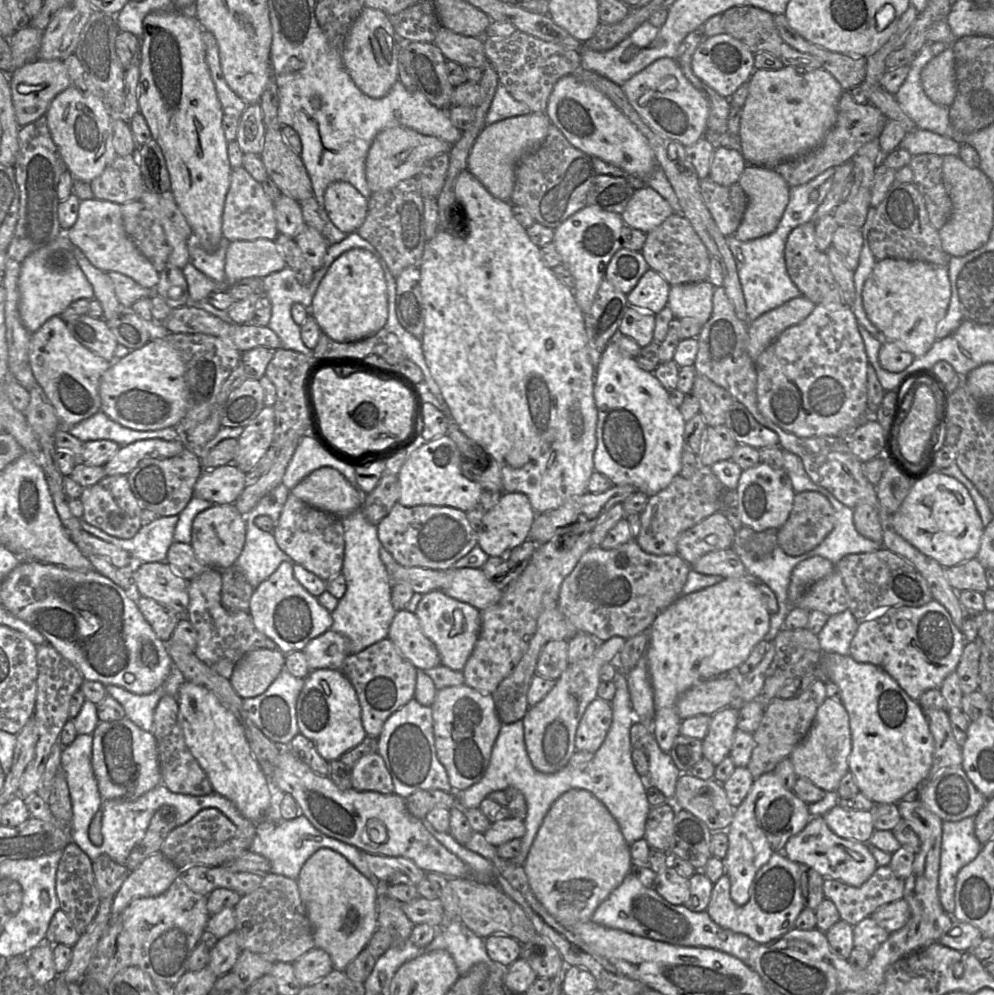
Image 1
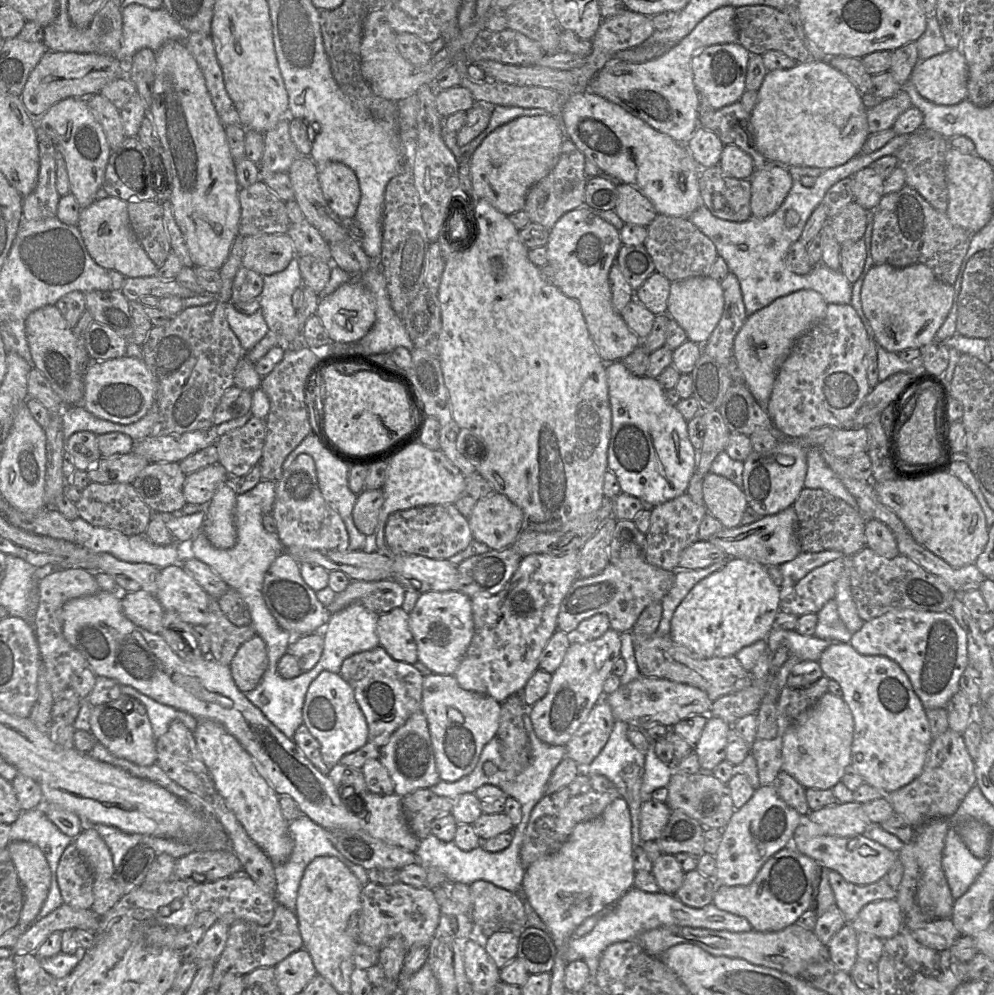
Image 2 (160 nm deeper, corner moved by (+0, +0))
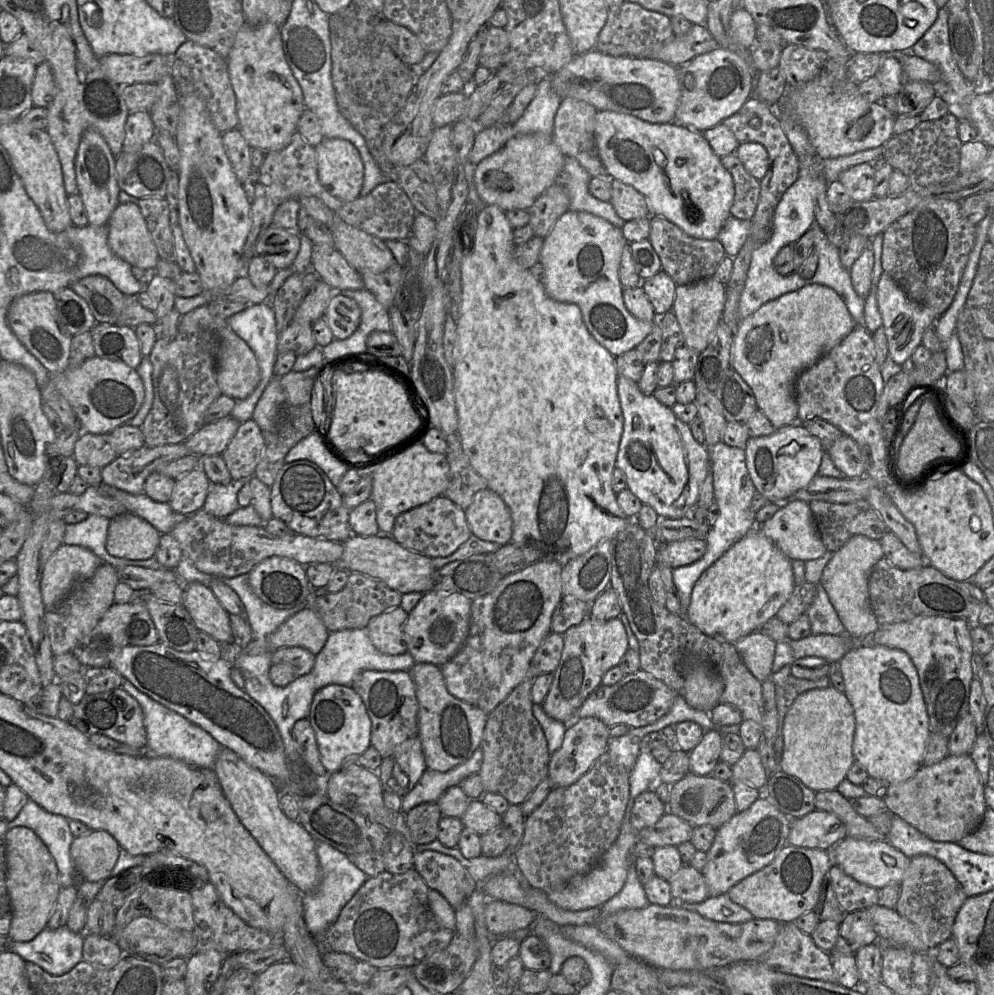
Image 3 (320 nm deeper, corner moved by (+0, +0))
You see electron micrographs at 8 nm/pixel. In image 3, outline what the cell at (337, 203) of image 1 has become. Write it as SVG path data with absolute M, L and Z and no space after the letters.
M323 138L315 152L321 185L342 201L350 202L359 197L363 164L355 146L344 139Z

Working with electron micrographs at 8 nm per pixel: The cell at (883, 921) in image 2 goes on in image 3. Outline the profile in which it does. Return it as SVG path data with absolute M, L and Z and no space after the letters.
M857 910L846 913L840 923L839 934L832 951L855 954L861 947L877 941L878 935L873 928L869 910Z

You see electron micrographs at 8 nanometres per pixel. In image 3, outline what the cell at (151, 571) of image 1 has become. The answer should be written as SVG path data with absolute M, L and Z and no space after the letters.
M183 583L182 606L190 614L198 631L203 631L220 644L233 640L229 613L223 608L209 586Z

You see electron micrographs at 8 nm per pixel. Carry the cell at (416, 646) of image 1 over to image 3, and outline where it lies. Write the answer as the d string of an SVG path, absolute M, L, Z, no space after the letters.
M400 606L373 617L367 633L373 646L383 654L400 655L407 652L404 626L408 613Z

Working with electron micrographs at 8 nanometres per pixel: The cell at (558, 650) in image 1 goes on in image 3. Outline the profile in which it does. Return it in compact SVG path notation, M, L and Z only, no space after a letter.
M551 631L542 641L534 653L529 669L522 680L510 694L499 703L487 716L480 747L483 758L479 775L485 792L492 792L502 795L510 804L520 805L532 793L537 785L548 777L548 763L551 753L547 747L547 741L543 729L533 715L533 702L531 688L535 678L542 673L553 673L559 664L564 647L563 634Z

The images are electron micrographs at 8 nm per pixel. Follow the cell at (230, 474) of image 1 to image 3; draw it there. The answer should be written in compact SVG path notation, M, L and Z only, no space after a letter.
M197 467L175 479L172 496L168 502L171 508L181 514L190 515L202 509L210 486L210 480L201 467Z

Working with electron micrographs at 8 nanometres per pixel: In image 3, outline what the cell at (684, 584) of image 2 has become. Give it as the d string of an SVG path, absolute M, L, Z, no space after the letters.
M720 441L710 449L710 470L713 474L714 499L719 507L720 515L705 539L706 552L697 561L672 570L673 581L681 605L680 614L685 617L693 587L701 574L756 525L761 525L756 523L755 514L751 510L751 502L756 488L747 469L745 450L728 446Z

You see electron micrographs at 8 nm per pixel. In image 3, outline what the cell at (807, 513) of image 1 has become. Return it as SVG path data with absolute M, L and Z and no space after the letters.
M861 499L852 503L835 503L822 500L809 502L816 528L827 551L837 552L851 537L863 535L873 540L880 539L889 531L878 512L866 500Z

